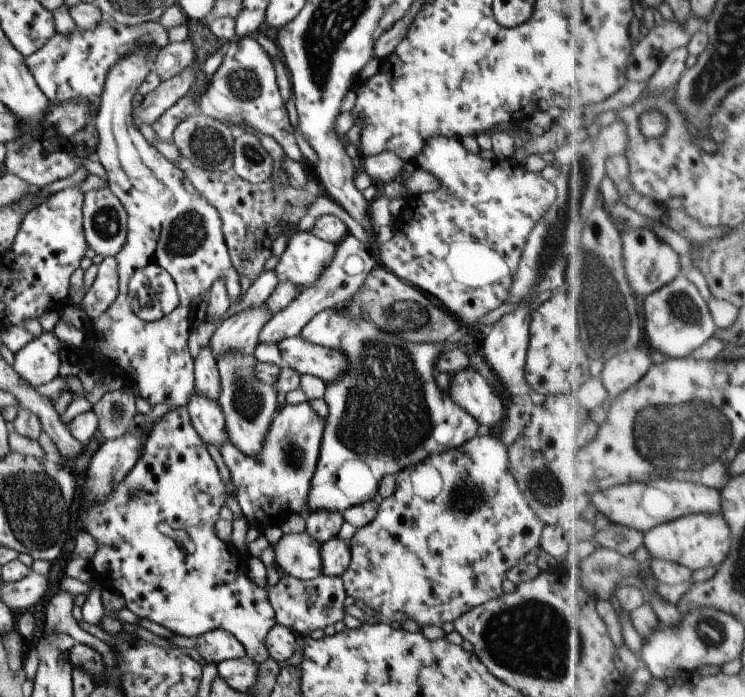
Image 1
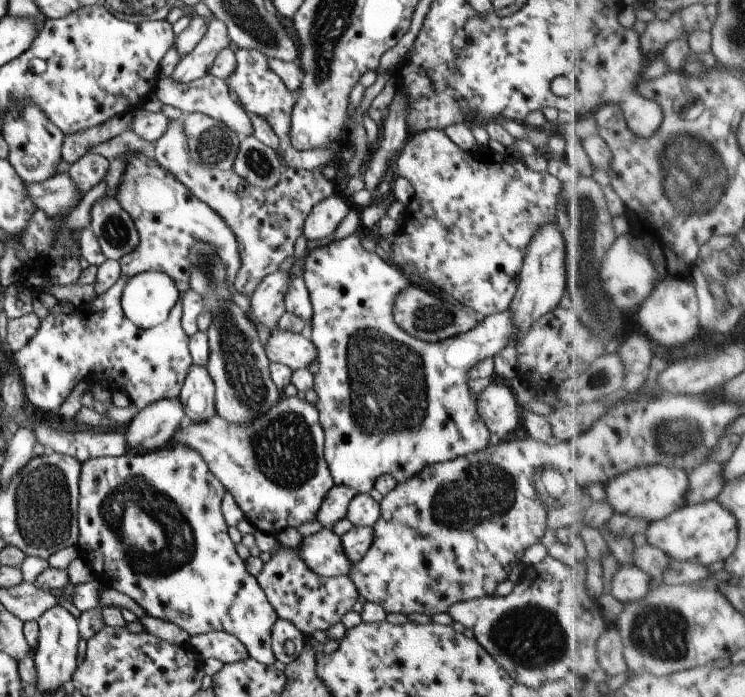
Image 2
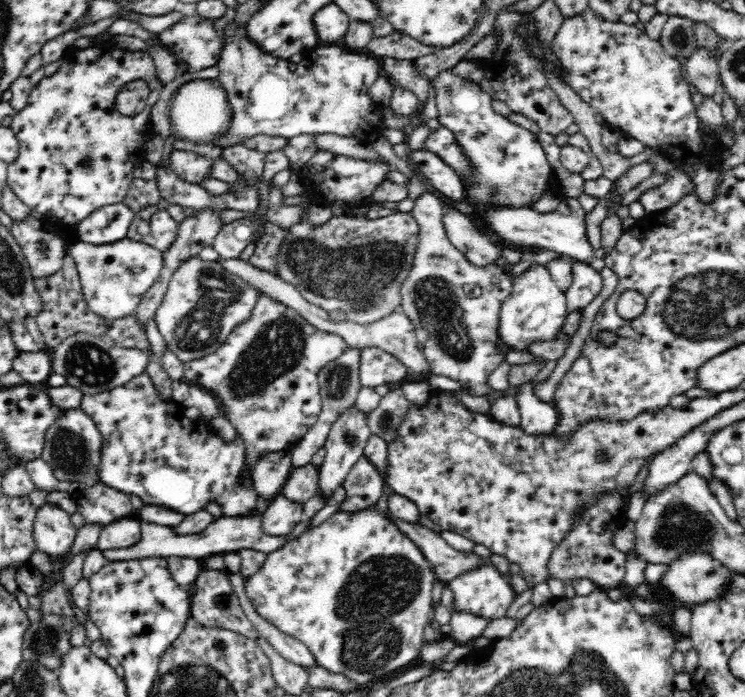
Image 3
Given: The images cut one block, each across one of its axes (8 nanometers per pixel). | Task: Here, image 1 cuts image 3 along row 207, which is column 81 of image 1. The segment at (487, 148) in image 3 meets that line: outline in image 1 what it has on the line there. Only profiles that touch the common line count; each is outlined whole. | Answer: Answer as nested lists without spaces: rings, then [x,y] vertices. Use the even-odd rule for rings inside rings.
[[[184,407],[170,408],[163,416],[157,418],[151,425],[151,432],[147,443],[144,445],[144,451],[137,458],[137,462],[133,468],[127,473],[127,476],[113,486],[111,494],[107,494],[107,498],[103,502],[97,502],[97,506],[87,506],[87,510],[83,510],[85,514],[81,516],[81,528],[85,534],[89,534],[95,540],[95,554],[88,560],[94,580],[97,581],[101,589],[111,590],[115,594],[124,599],[126,608],[135,616],[145,618],[150,622],[155,622],[159,626],[163,626],[175,635],[193,636],[193,638],[201,636],[204,632],[213,629],[223,629],[232,634],[241,646],[243,646],[245,654],[256,665],[264,662],[268,656],[263,640],[269,629],[276,623],[273,609],[267,600],[267,592],[264,588],[255,586],[251,579],[247,576],[247,561],[241,554],[231,545],[226,544],[217,538],[215,532],[215,523],[218,521],[218,514],[221,507],[225,506],[227,494],[233,494],[235,488],[231,484],[231,478],[222,480],[217,472],[215,462],[207,453],[205,443],[197,436],[195,429],[191,426],[187,410]]]

